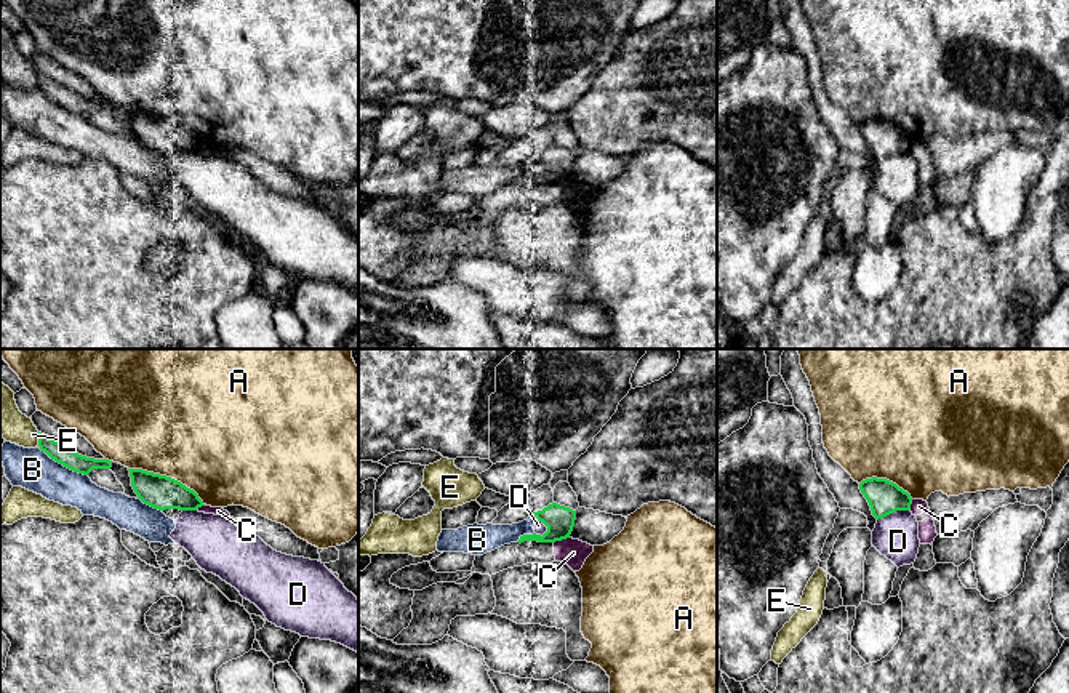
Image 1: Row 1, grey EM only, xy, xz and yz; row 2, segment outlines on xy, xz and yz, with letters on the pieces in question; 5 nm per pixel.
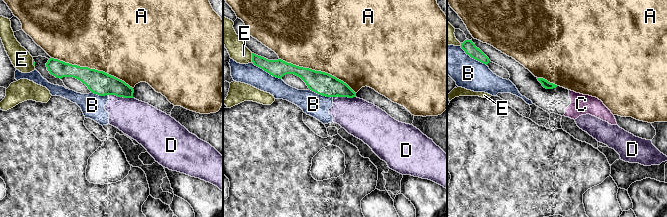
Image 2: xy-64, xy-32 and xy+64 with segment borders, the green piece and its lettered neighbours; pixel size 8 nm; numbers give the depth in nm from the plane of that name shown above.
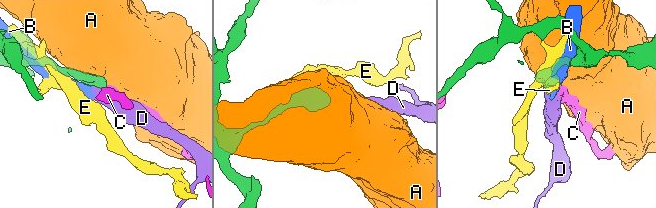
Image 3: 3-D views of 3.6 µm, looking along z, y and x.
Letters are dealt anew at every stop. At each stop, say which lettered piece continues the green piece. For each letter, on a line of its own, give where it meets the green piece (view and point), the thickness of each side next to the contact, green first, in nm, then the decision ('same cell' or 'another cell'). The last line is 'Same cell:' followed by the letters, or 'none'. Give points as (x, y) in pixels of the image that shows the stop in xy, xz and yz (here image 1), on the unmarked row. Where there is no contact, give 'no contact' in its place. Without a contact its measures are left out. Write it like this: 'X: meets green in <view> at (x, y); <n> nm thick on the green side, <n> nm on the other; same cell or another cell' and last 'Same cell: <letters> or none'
A: meets green in xy at (168, 119); 170 nm thick on the green side, 500 nm on the other; another cell
B: meets green in xy at (63, 106); 90 nm thick on the green side, 200 nm on the other; another cell
C: meets green in xz at (560, 181); 140 nm thick on the green side, 140 nm on the other; another cell
D: meets green in yz at (892, 154); 170 nm thick on the green side, 220 nm on the other; another cell
E: meets green in xy at (39, 82); 90 nm thick on the green side, 190 nm on the other; another cell
Same cell: none

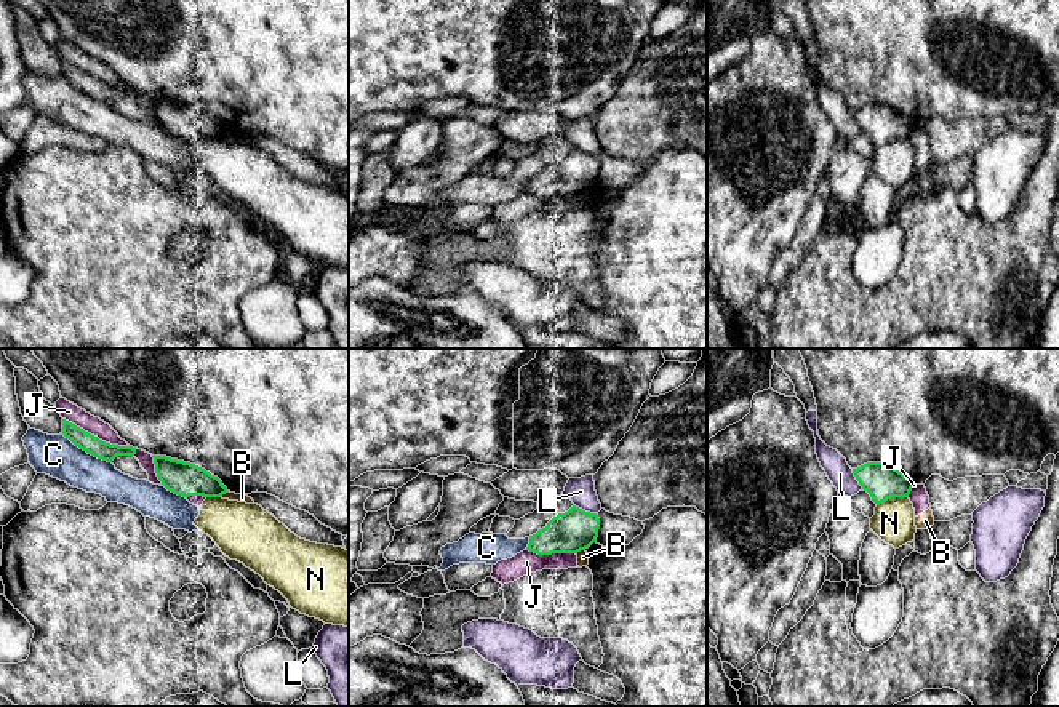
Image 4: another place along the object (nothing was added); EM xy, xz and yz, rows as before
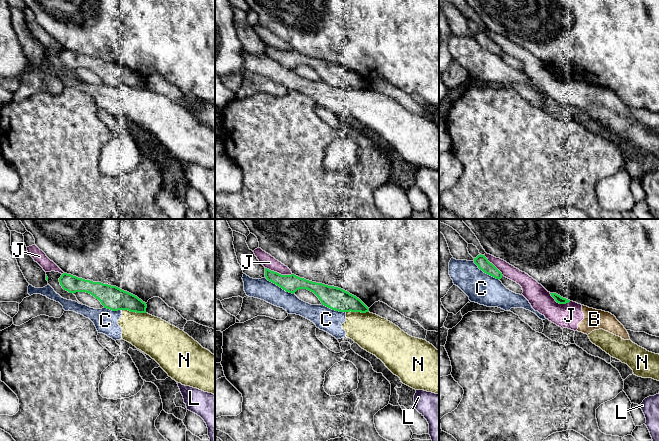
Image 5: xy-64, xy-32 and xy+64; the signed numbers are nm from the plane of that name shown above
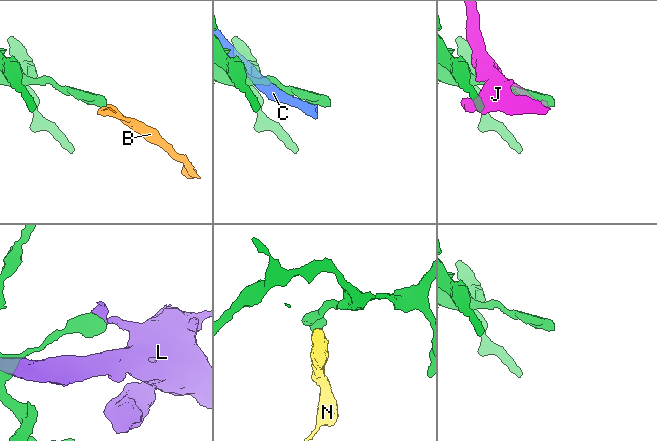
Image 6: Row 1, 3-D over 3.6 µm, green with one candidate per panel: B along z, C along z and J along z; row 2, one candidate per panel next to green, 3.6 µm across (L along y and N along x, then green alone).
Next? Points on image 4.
B: meets green in xy at (224, 135); 170 nm thick on the green side, 50 nm on the other; another cell
C: meets green in xy at (87, 93); 90 nm thick on the green side, 200 nm on the other; another cell
J: meets green in xy at (96, 79); 90 nm thick on the green side, 90 nm on the other; another cell
L: meets green in xz at (584, 152); 220 nm thick on the green side, 140 nm on the other; another cell
N: meets green in yz at (891, 138); 180 nm thick on the green side, 200 nm on the other; another cell
Same cell: none

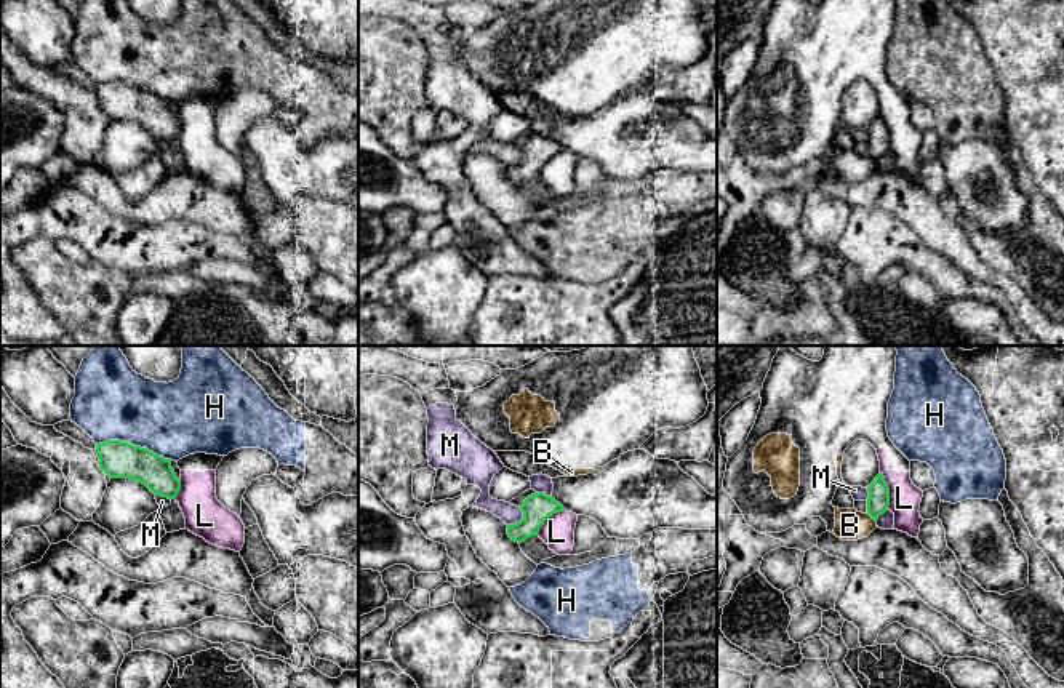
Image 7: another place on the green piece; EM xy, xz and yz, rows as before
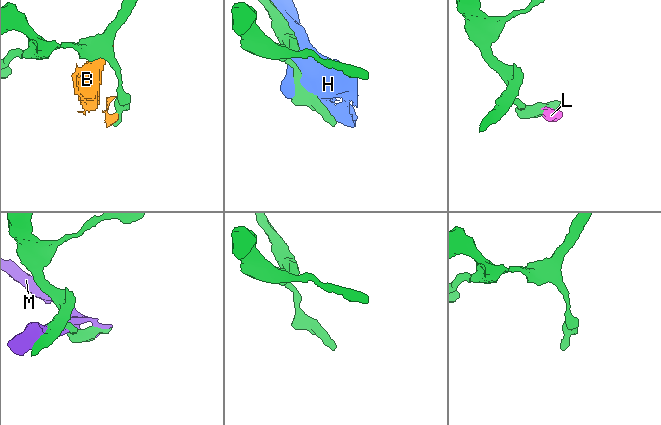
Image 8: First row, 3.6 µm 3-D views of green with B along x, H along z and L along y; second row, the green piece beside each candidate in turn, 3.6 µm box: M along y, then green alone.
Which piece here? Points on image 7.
B: meets green in yz at (871, 157); 110 nm thick on the green side, 160 nm on the other; another cell
H: meets green in xy at (133, 87); 190 nm thick on the green side, 380 nm on the other; another cell
L: meets green in yz at (888, 132); 110 nm thick on the green side, 160 nm on the other; another cell
M: meets green in xz at (520, 162); 150 nm thick on the green side, 100 nm on the other; another cell
Same cell: none

